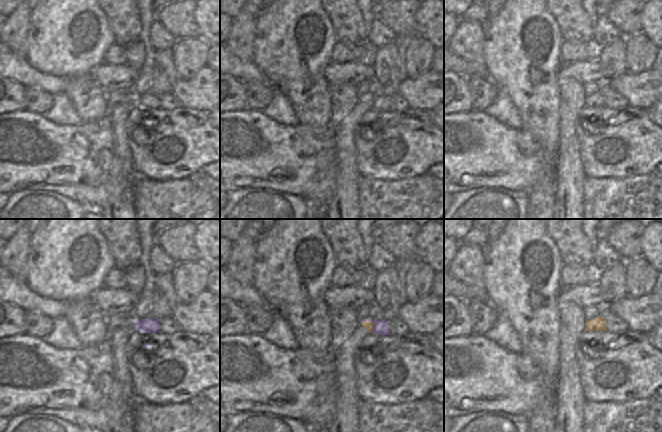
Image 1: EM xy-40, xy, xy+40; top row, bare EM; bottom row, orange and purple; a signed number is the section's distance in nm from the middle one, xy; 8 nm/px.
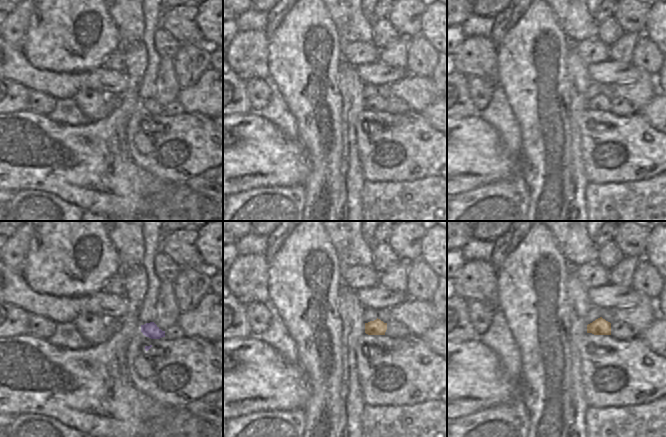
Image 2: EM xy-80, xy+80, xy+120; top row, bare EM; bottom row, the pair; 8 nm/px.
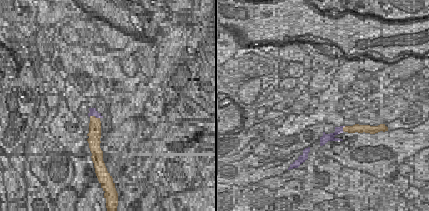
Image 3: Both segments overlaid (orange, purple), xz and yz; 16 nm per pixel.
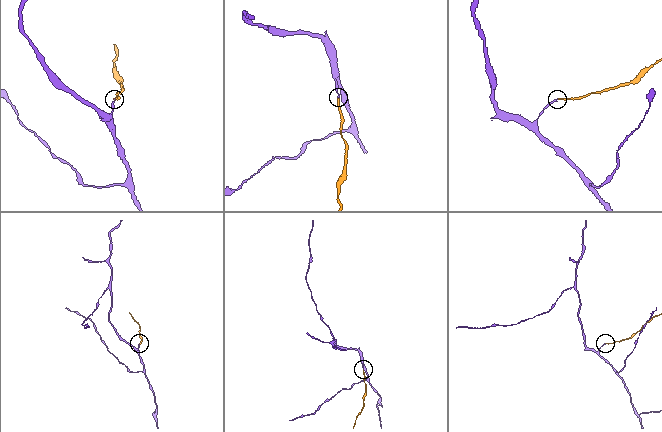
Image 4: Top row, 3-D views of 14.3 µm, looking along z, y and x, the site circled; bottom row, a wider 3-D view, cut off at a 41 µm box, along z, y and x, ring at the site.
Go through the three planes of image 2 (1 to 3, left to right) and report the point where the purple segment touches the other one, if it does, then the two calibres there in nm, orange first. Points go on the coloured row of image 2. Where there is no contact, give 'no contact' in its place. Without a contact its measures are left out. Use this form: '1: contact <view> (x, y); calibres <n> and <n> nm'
1: no contact
2: no contact
3: no contact

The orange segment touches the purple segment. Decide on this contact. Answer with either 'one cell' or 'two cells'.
one cell

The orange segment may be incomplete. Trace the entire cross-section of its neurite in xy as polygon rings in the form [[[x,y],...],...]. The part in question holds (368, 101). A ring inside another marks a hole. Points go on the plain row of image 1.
[[[359,95],[361,101],[368,106],[368,109],[375,109],[377,111],[390,111],[388,104],[388,97],[383,95]]]

